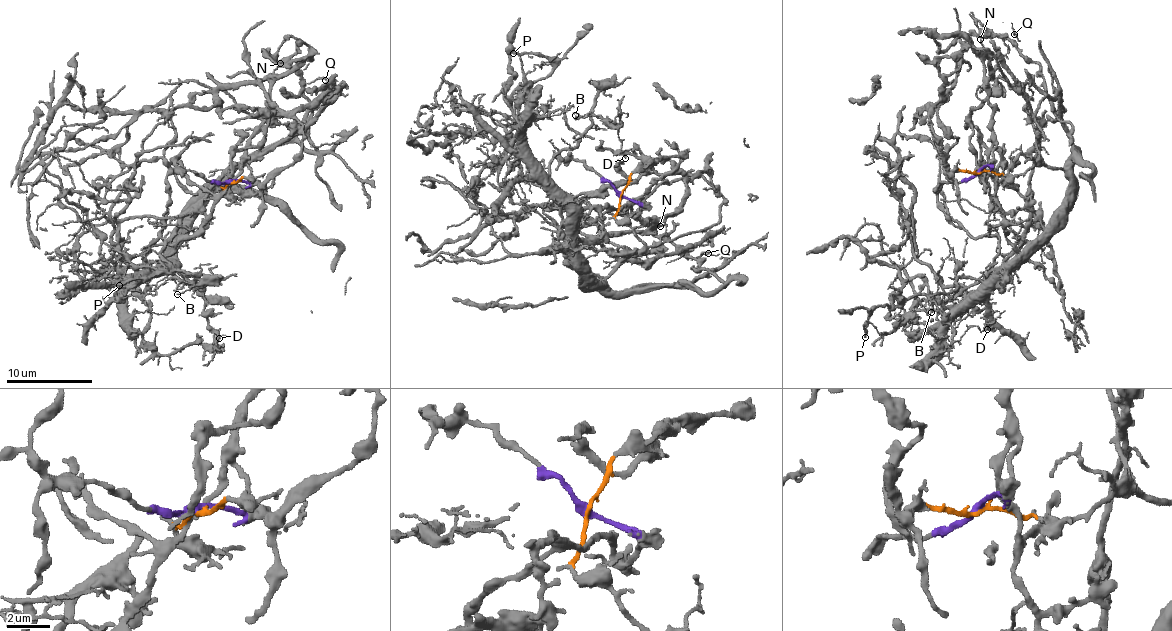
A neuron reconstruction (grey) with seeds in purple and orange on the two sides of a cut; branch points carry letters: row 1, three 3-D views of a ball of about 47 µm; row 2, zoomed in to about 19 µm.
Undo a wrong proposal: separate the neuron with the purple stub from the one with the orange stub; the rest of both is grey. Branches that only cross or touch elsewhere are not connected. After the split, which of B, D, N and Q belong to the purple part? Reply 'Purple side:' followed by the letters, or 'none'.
Purple side: N, Q

